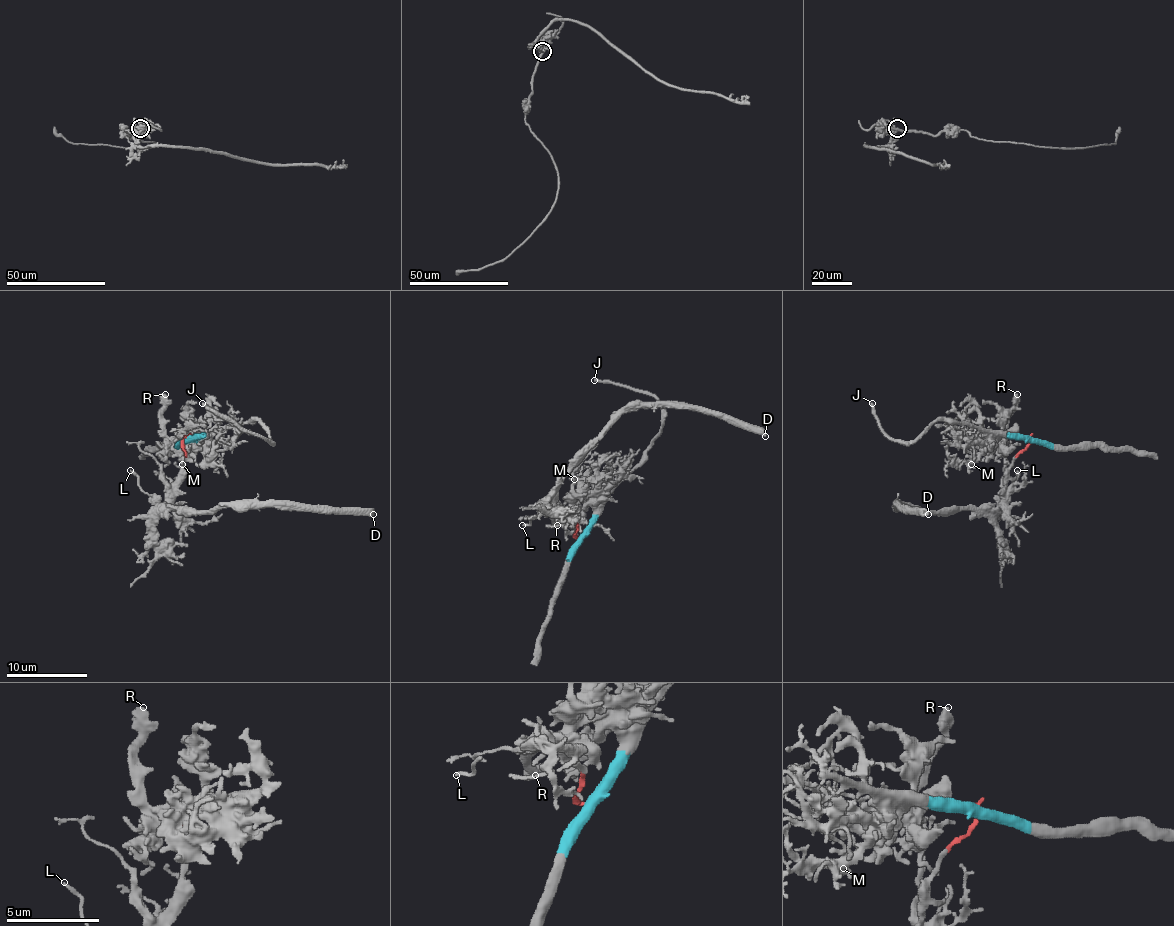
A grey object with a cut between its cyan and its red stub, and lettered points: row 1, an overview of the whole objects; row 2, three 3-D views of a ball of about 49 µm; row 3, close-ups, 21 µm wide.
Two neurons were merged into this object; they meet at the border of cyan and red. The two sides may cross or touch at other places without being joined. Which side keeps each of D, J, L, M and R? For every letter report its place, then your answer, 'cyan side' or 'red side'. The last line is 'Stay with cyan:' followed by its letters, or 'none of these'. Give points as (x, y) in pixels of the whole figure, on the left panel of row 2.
D: at (373, 514); red side
J: at (202, 403); cyan side
L: at (130, 470); red side
M: at (182, 464); cyan side
R: at (165, 394); cyan side
Stay with cyan: J, M, R

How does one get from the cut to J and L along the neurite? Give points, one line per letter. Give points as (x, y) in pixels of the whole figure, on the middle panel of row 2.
J: (579, 538), (603, 499), (642, 458), (660, 430), (662, 416), (662, 406), (652, 396), (595, 379)
L: (579, 538), (575, 538), (577, 523), (573, 517), (540, 511), (528, 525), (522, 525)

